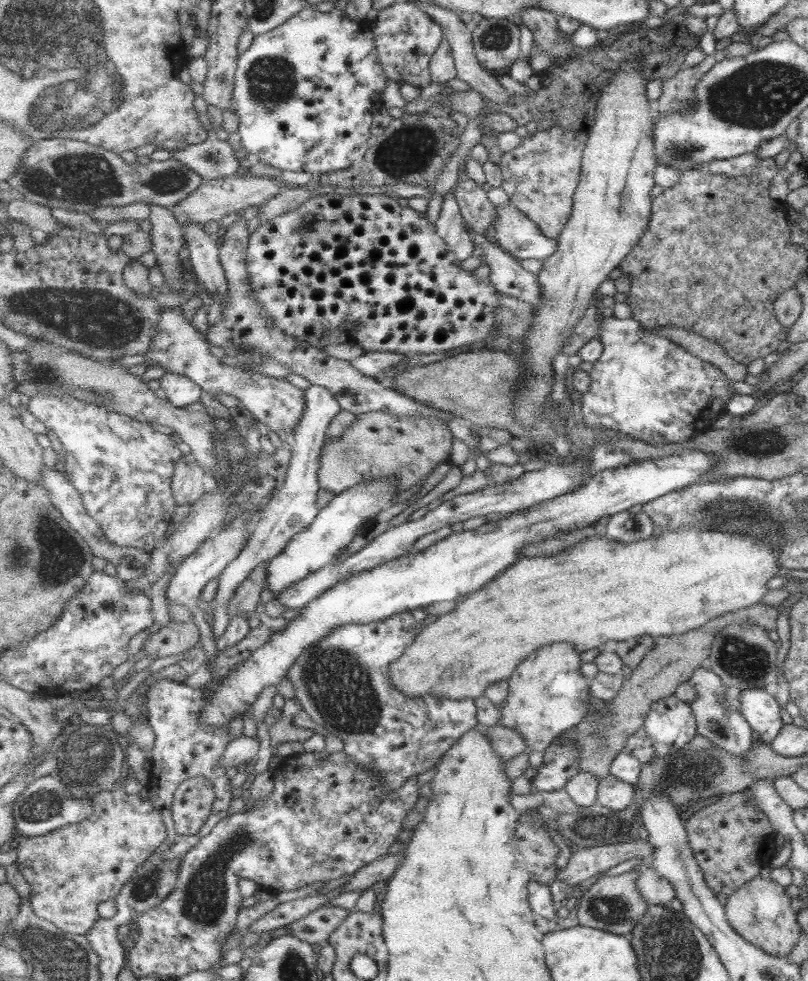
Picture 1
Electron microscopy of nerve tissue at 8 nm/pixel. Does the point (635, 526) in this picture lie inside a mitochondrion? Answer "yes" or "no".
no

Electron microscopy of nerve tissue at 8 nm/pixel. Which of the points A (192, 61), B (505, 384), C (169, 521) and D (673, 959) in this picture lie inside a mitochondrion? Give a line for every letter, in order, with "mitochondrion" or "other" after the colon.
A: other
B: mitochondrion
C: other
D: mitochondrion

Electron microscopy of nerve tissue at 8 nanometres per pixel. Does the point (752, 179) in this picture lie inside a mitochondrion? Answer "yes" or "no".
no

